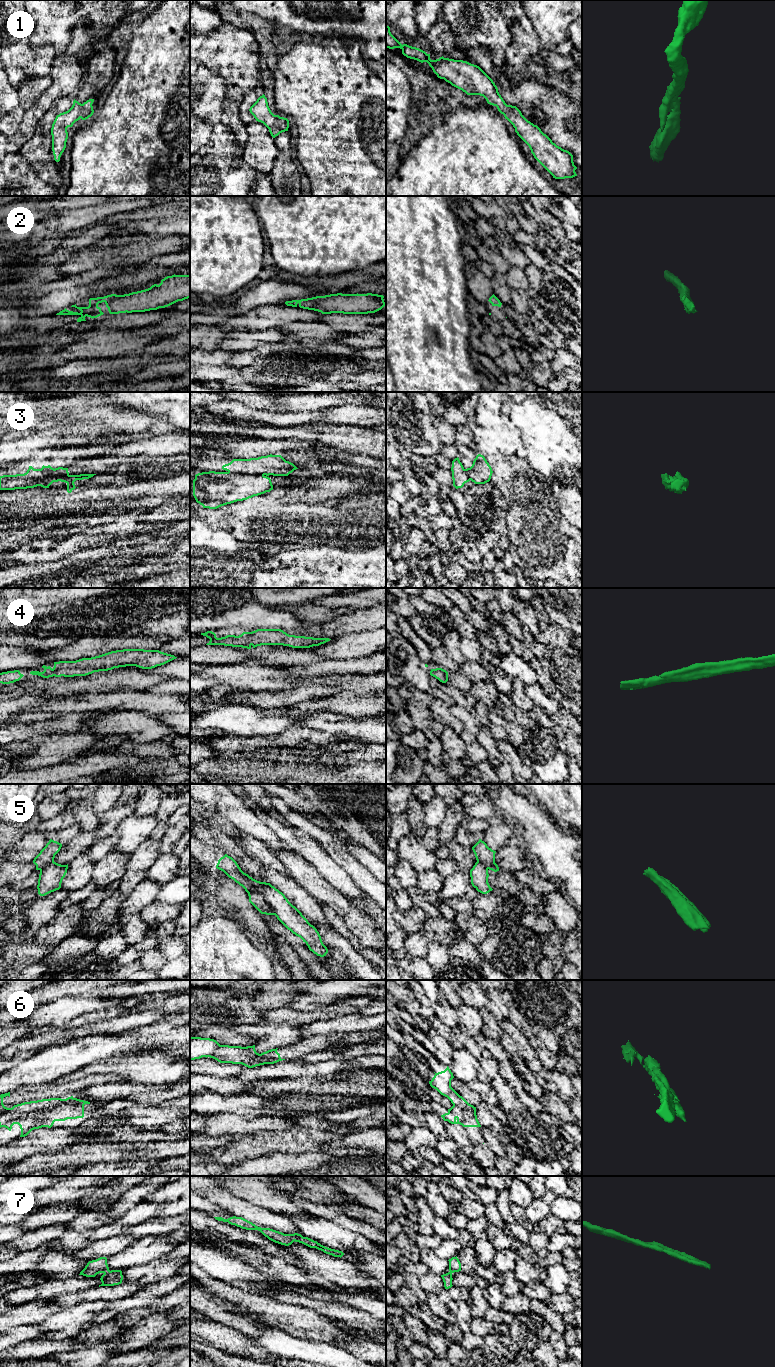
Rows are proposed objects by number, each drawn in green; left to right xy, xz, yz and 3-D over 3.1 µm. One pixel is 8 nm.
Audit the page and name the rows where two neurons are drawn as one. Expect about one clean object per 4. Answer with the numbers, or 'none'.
3, 5, 6

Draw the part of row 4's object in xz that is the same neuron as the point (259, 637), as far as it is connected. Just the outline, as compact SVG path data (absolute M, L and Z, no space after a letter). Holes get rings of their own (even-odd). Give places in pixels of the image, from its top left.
M257 629L252 632L243 632L239 636L227 635L221 638L217 638L216 634L212 631L201 633L201 635L210 639L206 645L224 645L247 649L261 645L283 645L292 648L310 648L319 646L331 640L329 638L289 635L281 629Z

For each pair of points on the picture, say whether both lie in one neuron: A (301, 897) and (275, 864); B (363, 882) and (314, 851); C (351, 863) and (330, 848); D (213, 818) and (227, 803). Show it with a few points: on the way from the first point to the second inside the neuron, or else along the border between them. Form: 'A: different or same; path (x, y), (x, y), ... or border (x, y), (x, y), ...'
A: different; border (263, 865), (283, 872), (288, 876)
B: different; border (326, 853), (358, 887)
C: same; path (346, 861), (335, 850)
D: different; border (200, 802), (210, 810), (216, 810), (225, 818)

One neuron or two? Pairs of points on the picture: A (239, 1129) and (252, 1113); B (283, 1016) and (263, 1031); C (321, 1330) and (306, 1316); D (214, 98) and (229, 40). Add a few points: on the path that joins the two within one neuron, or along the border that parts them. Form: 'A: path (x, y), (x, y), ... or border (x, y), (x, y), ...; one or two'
A: path (241, 1125), (249, 1117); one
B: border (260, 1022), (278, 1025); two
C: path (317, 1326), (310, 1320); one
D: border (201, 62), (224, 80), (226, 86), (225, 99); two

